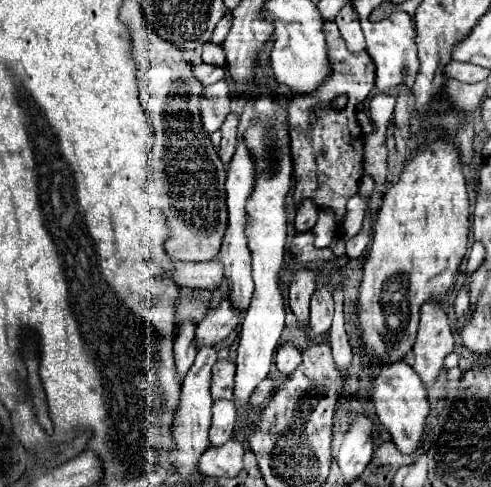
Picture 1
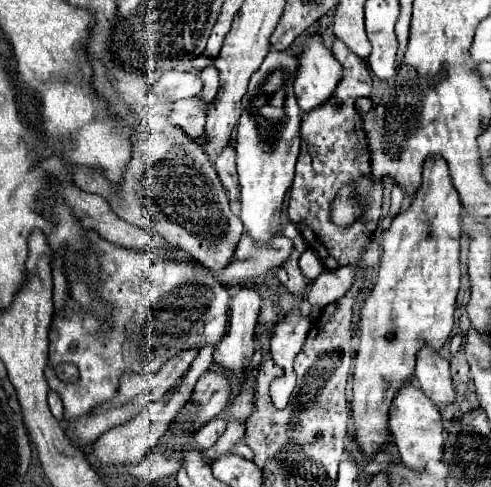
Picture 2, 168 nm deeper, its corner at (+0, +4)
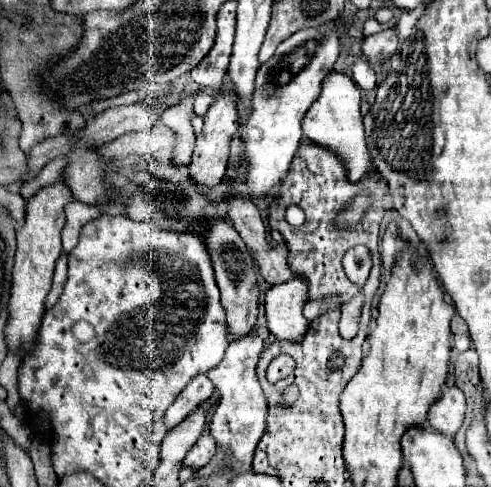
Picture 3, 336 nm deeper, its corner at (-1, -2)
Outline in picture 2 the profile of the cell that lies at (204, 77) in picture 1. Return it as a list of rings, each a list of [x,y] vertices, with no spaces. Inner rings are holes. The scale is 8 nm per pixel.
[[[166,70],[162,72],[162,78],[154,84],[152,88],[158,96],[170,98],[170,100],[180,100],[180,98],[190,98],[202,92],[202,80],[198,72],[180,72],[180,70]]]

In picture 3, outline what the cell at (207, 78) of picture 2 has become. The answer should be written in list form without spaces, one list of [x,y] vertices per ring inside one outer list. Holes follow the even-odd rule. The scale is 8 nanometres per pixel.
[[[187,96],[177,106],[167,108],[161,114],[161,122],[177,134],[177,146],[175,146],[171,164],[189,166],[191,162],[191,152],[193,152],[193,142],[195,142],[193,126],[189,122],[191,116],[193,116],[193,96]]]

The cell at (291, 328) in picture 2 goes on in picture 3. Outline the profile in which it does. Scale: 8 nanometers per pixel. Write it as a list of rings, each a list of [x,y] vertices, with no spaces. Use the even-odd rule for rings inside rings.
[[[291,278],[285,284],[271,286],[265,292],[265,312],[271,334],[277,340],[299,342],[309,328],[309,322],[303,316],[305,304],[305,282]]]

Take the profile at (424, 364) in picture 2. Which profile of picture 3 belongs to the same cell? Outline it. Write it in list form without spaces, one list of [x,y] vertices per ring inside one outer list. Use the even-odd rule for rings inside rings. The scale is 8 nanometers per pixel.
[[[443,386],[439,402],[429,408],[429,428],[455,438],[465,418],[465,396],[457,386]]]

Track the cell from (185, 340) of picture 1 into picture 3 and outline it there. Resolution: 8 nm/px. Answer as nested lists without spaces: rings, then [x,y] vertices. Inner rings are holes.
[[[197,376],[193,382],[185,386],[185,390],[177,396],[177,400],[169,406],[165,414],[165,426],[175,428],[179,422],[183,422],[197,406],[207,402],[213,396],[213,382],[207,376]]]

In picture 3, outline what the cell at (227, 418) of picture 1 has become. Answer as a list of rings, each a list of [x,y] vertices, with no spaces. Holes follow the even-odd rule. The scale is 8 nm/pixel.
[[[203,434],[195,444],[193,444],[193,448],[187,452],[187,456],[185,456],[185,460],[183,460],[183,466],[187,466],[187,468],[191,468],[191,470],[199,470],[199,468],[203,468],[209,460],[211,460],[211,456],[215,454],[215,440],[209,436],[209,434]]]

